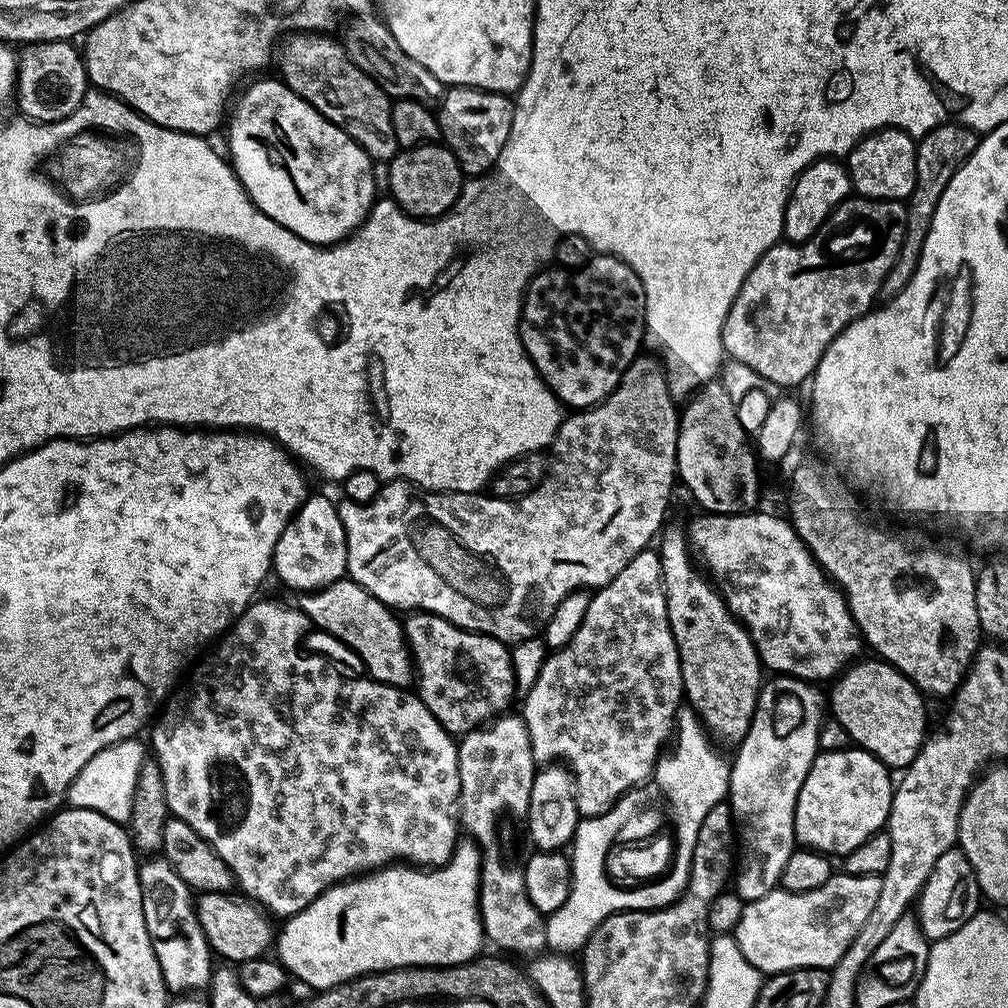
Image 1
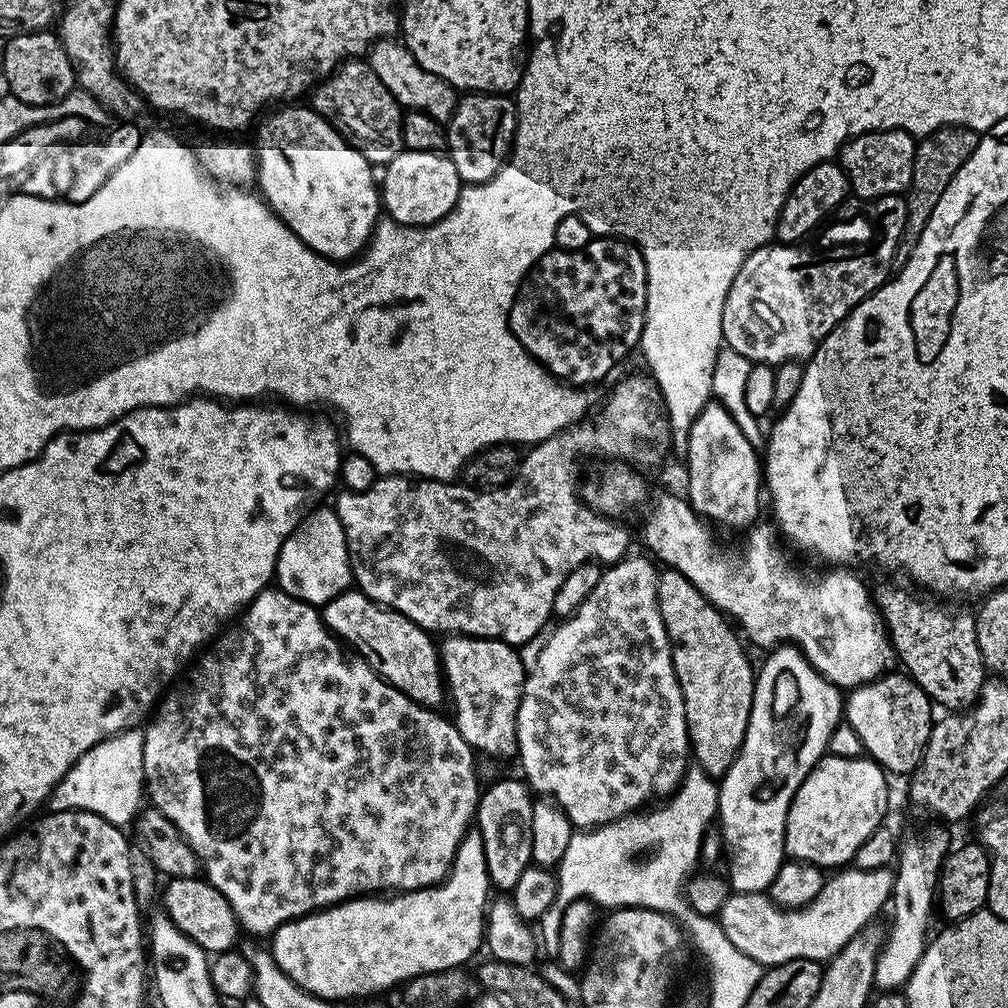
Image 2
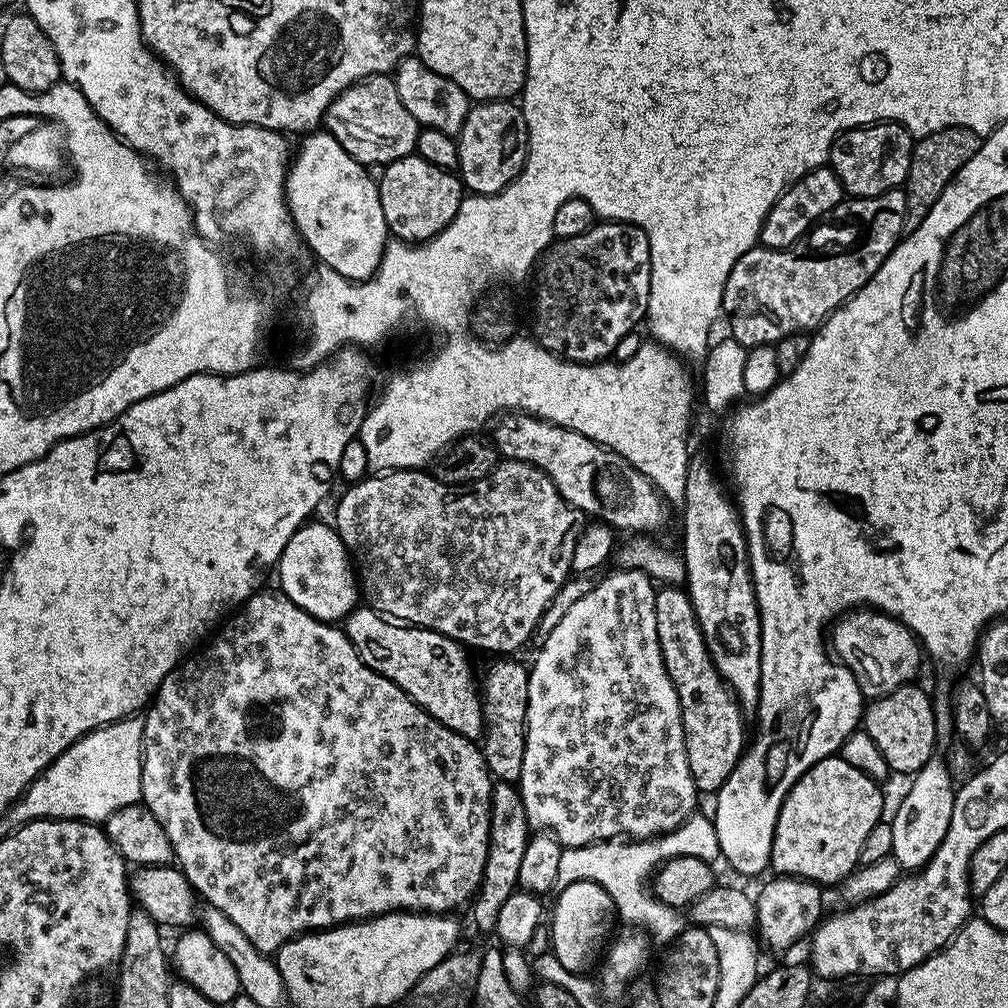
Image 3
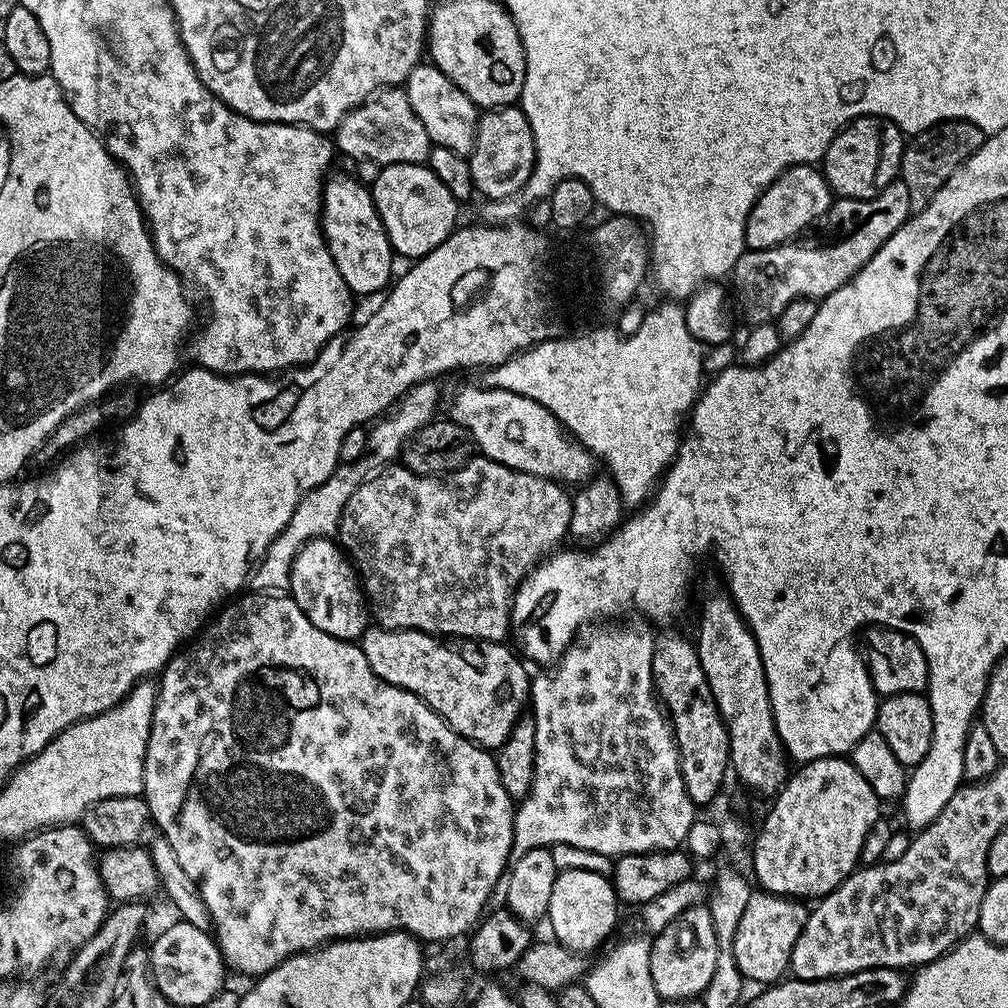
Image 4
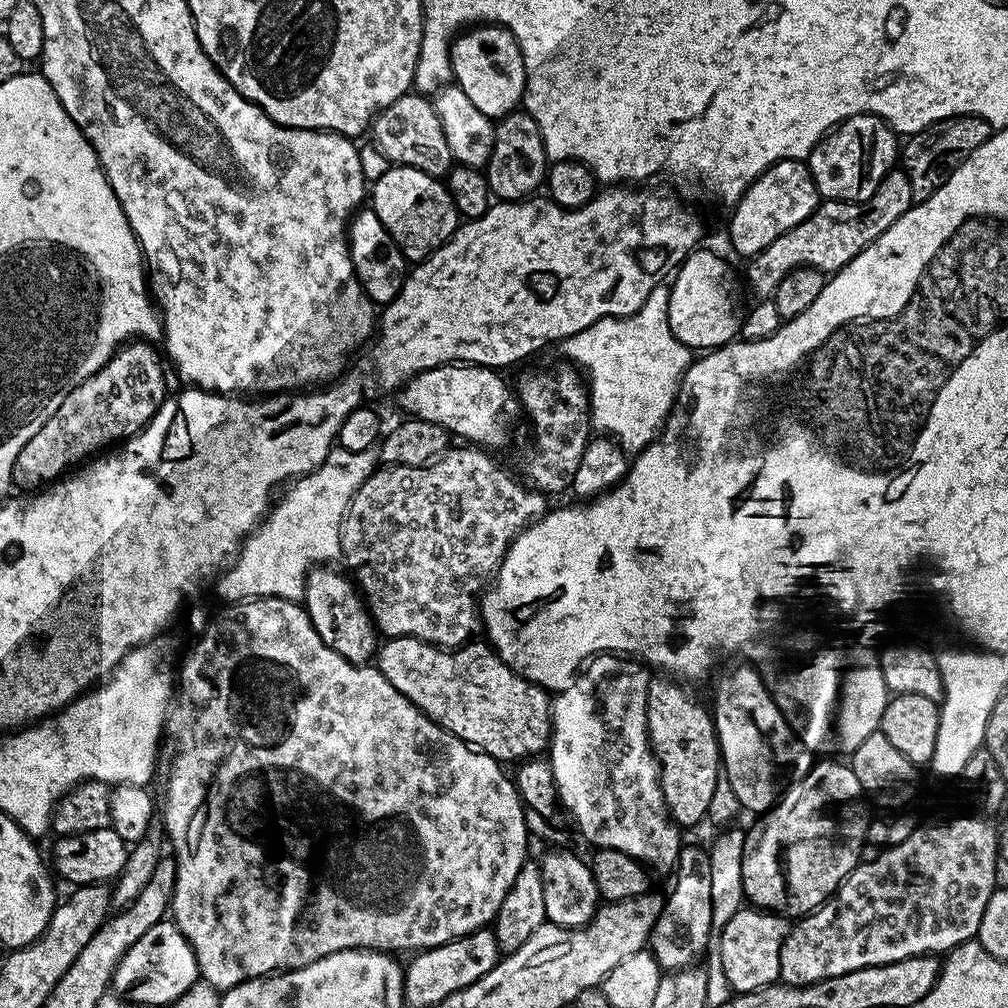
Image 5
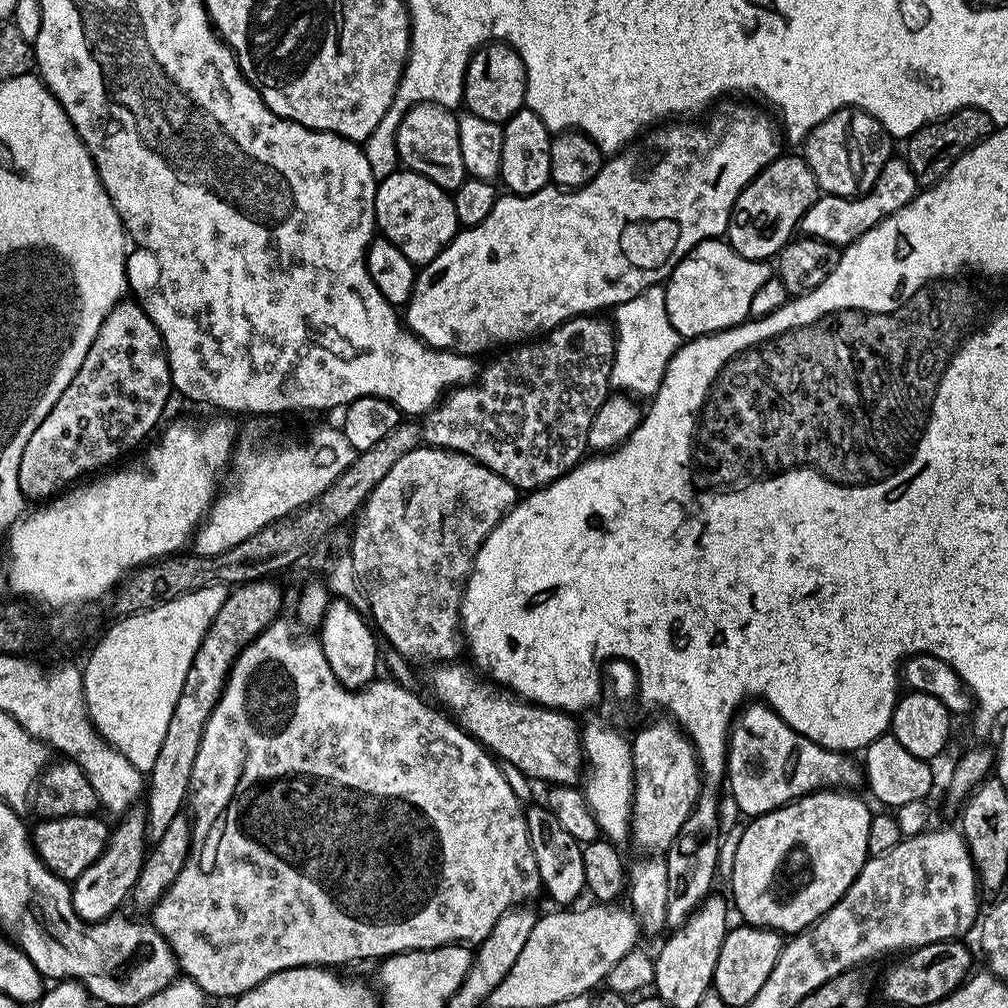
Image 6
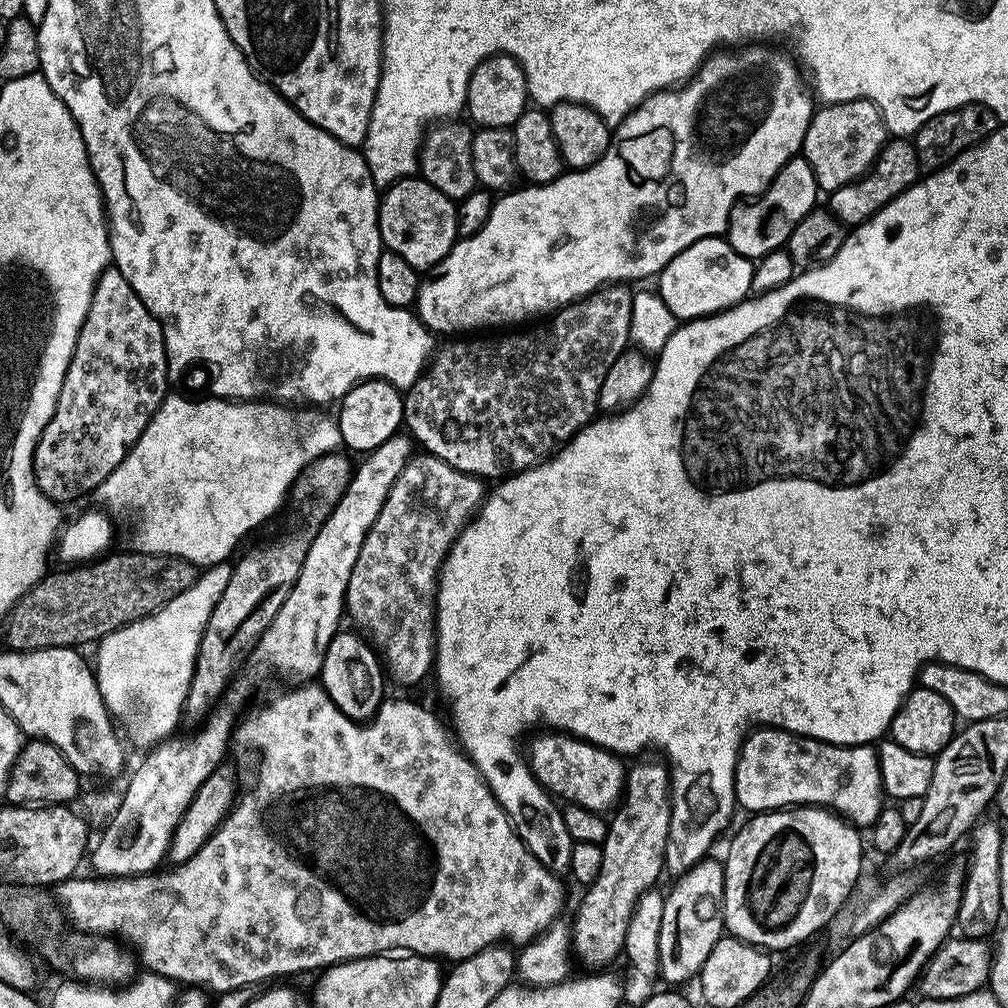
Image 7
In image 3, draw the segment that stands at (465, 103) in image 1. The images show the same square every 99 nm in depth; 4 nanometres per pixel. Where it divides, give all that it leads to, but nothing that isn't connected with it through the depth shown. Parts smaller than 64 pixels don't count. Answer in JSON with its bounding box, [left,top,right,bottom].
[456,100,528,196]

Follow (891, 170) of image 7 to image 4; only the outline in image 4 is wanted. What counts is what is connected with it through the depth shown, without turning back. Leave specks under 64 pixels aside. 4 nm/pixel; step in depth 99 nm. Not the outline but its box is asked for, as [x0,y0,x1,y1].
[730,178,913,325]

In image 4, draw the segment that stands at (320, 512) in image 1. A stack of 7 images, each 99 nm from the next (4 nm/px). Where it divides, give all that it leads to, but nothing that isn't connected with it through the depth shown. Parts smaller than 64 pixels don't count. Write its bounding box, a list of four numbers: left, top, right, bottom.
[287,539,370,642]

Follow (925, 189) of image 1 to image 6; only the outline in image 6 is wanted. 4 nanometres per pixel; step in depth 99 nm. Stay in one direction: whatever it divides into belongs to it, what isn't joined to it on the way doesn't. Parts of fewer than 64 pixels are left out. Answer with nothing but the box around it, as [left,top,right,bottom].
[906,108,994,186]

